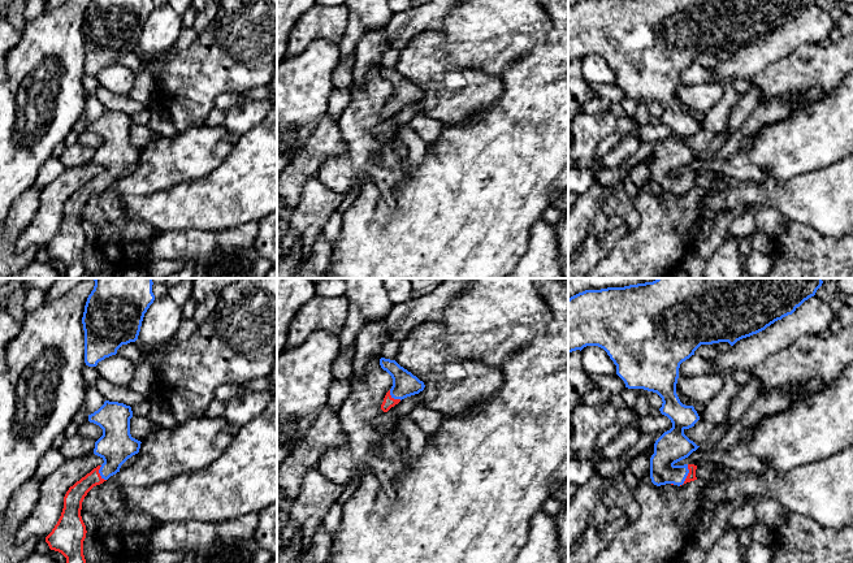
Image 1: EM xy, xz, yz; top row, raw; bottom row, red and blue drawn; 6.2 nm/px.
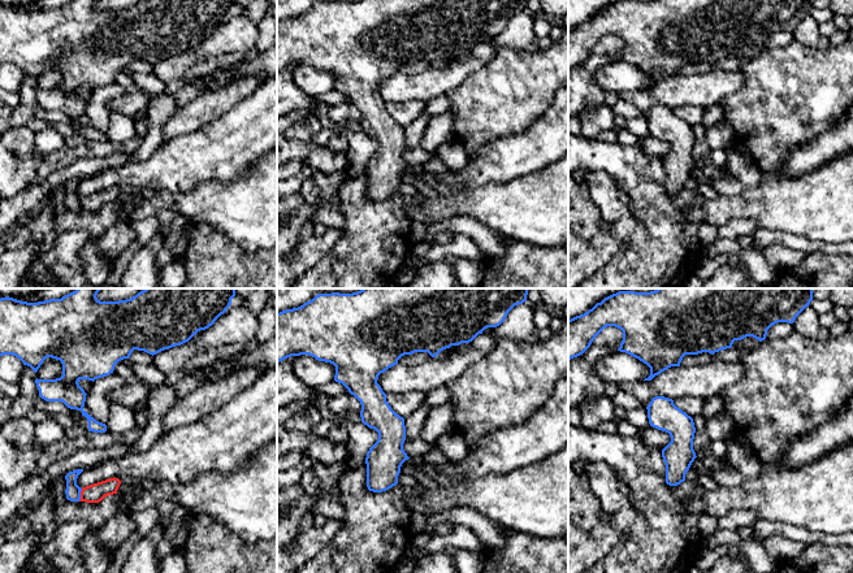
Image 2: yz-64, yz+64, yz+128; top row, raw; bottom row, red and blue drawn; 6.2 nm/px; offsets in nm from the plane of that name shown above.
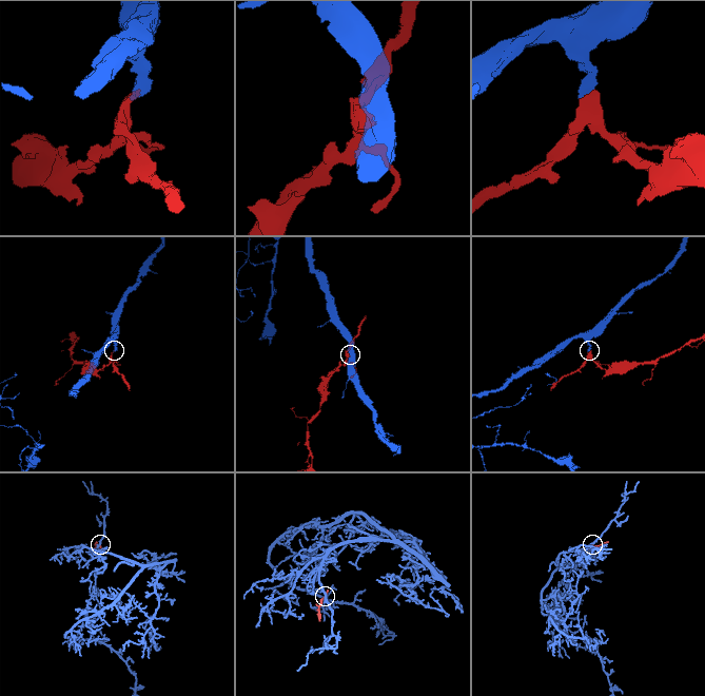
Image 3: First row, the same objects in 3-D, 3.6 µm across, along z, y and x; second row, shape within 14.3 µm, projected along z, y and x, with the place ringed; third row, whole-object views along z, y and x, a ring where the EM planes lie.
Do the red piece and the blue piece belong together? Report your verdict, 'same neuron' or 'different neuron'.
same neuron

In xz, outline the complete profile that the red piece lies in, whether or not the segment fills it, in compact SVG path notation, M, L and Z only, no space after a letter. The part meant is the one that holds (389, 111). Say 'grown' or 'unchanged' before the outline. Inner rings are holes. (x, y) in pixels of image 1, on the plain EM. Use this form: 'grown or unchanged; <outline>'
grown; M380 68L380 74L393 87L393 95L386 101L381 118L387 121L391 116L398 113L402 108L419 103L424 99L425 94L411 81L400 75L395 69Z

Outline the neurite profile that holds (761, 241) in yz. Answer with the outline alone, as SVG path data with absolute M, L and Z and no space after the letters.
M754 230L750 233L752 247L762 254L771 254L771 238L768 234L761 230Z

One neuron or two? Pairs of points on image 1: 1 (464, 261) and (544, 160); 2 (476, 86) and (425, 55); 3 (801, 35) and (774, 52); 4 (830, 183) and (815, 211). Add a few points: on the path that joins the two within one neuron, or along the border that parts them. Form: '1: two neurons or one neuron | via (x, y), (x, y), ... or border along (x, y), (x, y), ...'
1: one neuron | via (467, 237), (519, 185)
2: one neuron | via (458, 96), (446, 96), (429, 79), (428, 73)
3: one neuron | via (795, 35), (791, 35), (780, 46)
4: one neuron | via (830, 190), (830, 196), (822, 204)

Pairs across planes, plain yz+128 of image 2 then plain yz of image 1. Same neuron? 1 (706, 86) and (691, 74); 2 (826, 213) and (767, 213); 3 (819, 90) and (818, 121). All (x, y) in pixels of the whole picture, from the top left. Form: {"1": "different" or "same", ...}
{"1": "same", "2": "different", "3": "different"}

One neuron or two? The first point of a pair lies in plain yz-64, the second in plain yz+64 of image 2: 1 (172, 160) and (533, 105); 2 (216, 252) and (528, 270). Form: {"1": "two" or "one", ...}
{"1": "two", "2": "one"}

